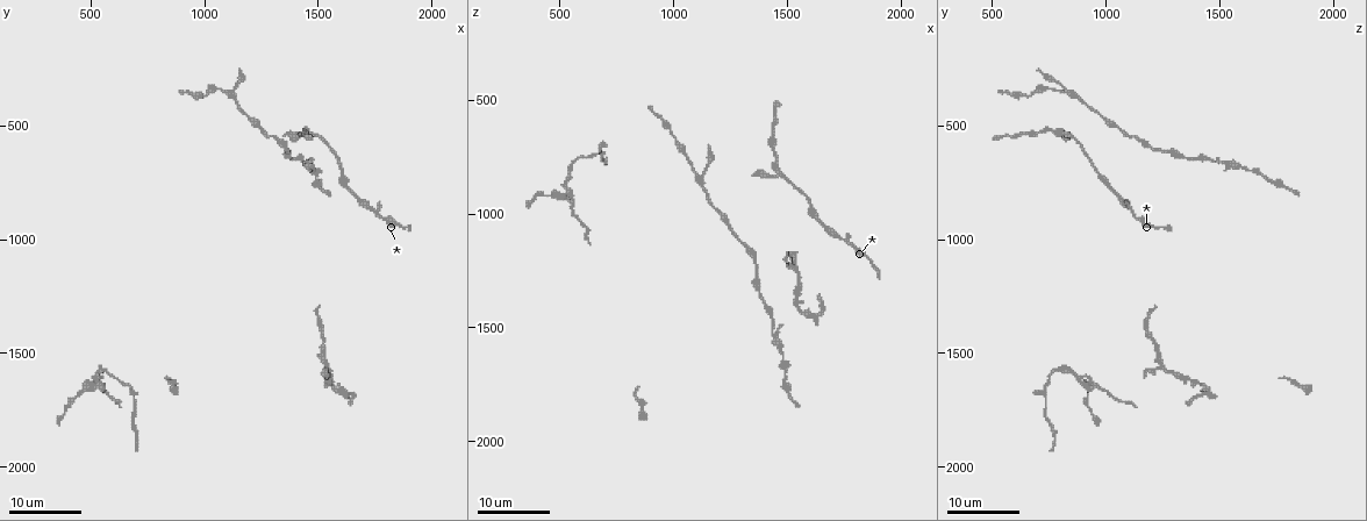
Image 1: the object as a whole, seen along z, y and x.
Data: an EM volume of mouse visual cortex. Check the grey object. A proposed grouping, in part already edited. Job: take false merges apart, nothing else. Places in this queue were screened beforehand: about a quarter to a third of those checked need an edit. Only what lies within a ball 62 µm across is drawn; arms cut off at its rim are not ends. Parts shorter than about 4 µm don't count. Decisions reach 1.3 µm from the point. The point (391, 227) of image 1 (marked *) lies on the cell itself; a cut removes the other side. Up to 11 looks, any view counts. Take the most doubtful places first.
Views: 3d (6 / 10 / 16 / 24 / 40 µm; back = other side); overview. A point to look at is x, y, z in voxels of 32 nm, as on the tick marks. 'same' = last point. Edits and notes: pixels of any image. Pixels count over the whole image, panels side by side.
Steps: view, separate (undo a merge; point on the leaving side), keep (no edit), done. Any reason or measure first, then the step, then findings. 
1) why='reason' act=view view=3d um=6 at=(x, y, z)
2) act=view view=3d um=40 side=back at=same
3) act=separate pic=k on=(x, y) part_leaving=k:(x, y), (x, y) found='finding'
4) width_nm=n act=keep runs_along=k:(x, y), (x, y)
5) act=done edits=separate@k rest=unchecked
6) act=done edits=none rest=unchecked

why='a fork' act=view view=3d um=24 at=(520, 1630, 910)

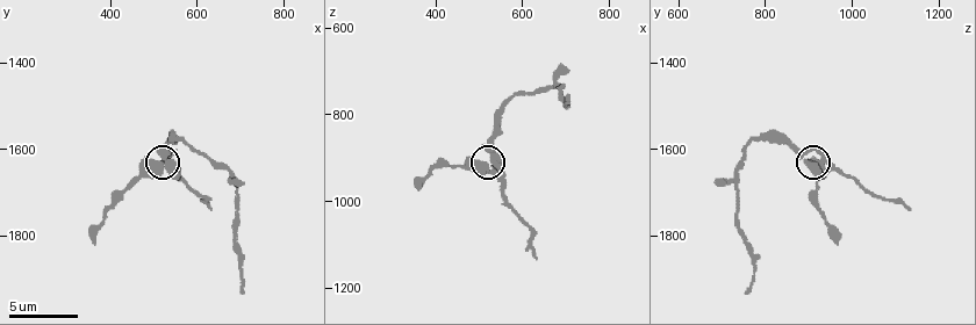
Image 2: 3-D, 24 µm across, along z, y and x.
act=view view=3d um=10 at=(525, 1635, 910)

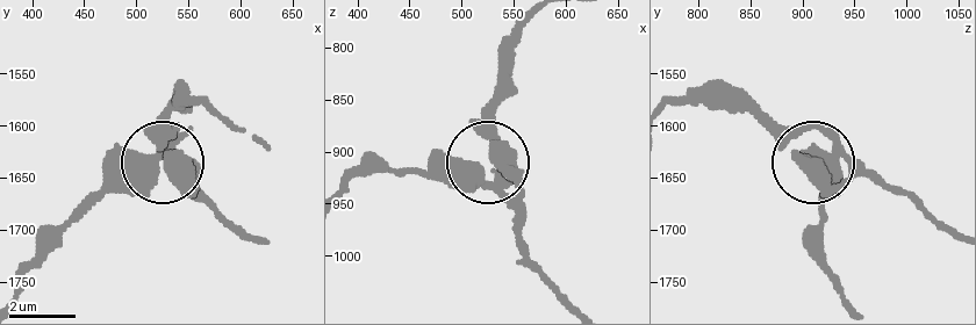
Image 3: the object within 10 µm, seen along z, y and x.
arms=3 act=separate pic=3 on=(199, 183) part_leaving=3:(501, 178), (493, 114), (507, 48), (526, 22) found='two cells meet here'

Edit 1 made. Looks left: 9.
why='three arms meet' act=view view=3d um=16 at=(1540, 1560, 1240)

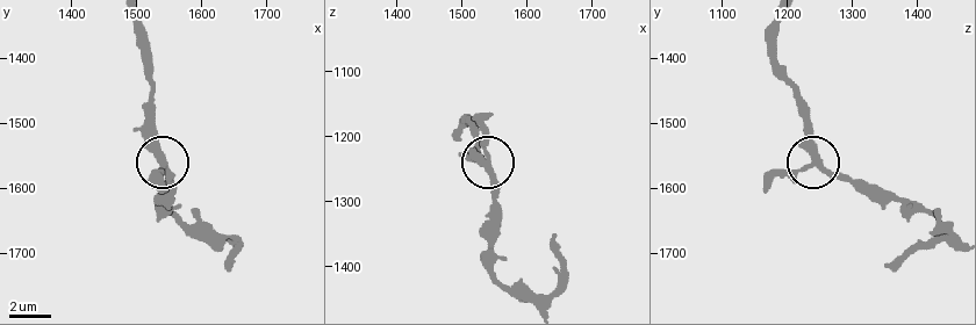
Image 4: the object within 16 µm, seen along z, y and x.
act=view view=3d um=10 at=(1540, 1565, 1245)

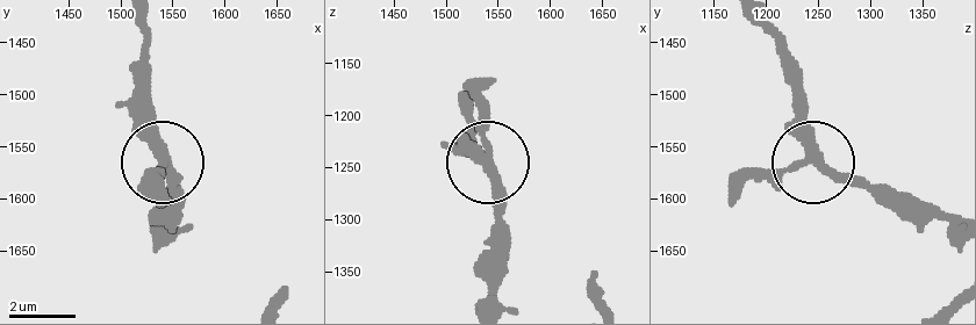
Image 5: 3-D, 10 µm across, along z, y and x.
arms=3 act=keep found='one cell here'

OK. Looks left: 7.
why='arms part here' act=view view=3d um=24 at=(1120, 360, 830)

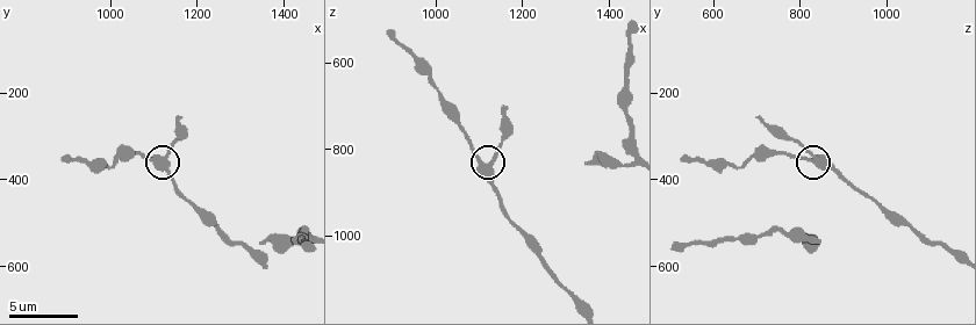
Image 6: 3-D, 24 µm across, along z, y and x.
act=view view=3d um=10 at=(1105, 350, 835)

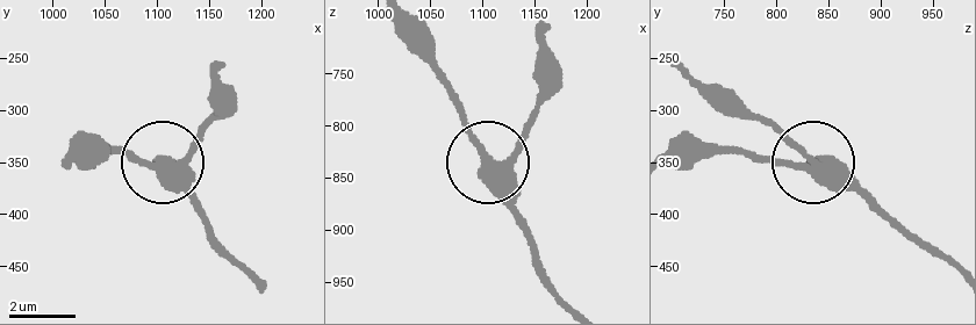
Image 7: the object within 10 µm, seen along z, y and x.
side_arm_um=6 act=keep found='continuous, no second cell'

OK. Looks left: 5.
why='calibre changes' act=view view=3d um=24 at=(1600, 720, 970)

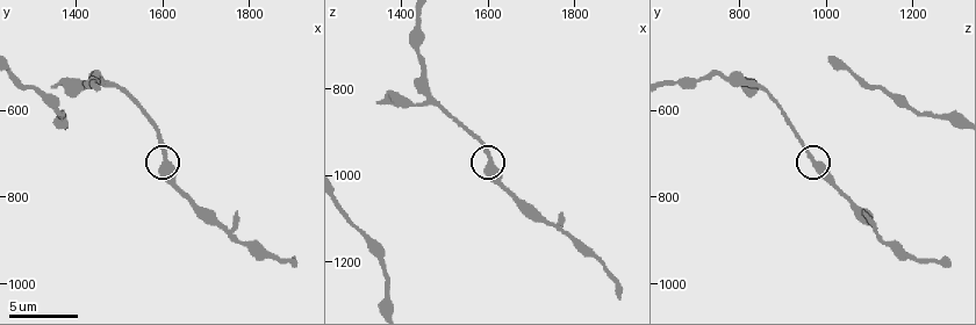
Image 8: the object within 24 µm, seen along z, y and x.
why='closer look' act=view view=3d um=10 at=(1605, 715, 980)

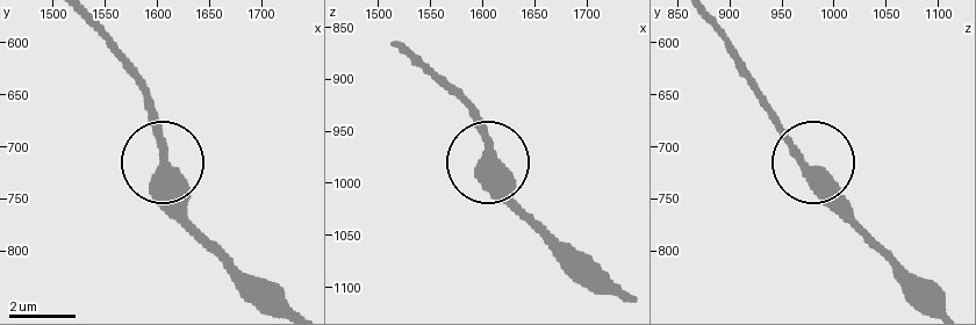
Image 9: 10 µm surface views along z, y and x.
act=keep found='continuous, no second cell'

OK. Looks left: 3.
why='sudden change in width' act=view view=3d um=16 at=(1735, 875, 1105)

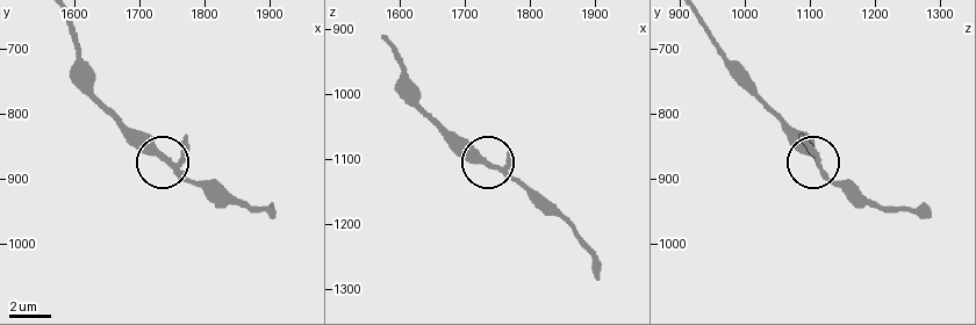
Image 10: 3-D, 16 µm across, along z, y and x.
act=keep runs_along=10:(859, 207), (783, 127) found='continuous, no second cell'

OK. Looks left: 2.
act=done edits=separate@3 rest=unchecked

